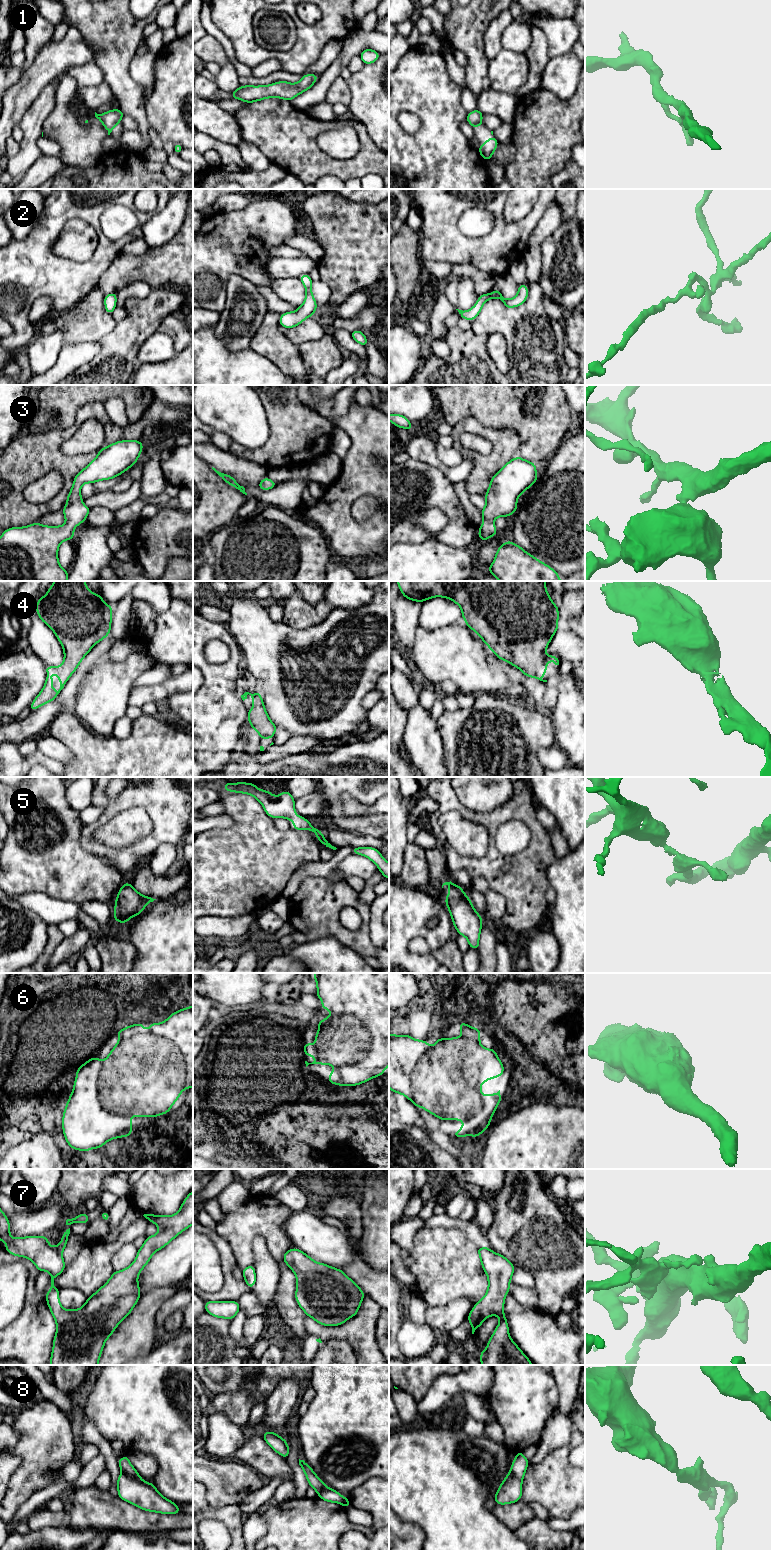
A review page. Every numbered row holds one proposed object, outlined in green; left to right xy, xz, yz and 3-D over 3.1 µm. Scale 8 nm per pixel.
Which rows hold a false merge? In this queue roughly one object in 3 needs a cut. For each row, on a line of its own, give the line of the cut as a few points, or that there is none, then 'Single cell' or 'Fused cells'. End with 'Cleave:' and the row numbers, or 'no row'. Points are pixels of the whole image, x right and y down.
1: No split. Single cell
2: No split. Single cell
3: No split. Single cell
4: No split. Single cell
5: No split. Single cell
6: No split. Single cell
7: No split. Single cell
8: Split along xy (122, 1471), (141, 1480). Fused cells
Cleave: 8

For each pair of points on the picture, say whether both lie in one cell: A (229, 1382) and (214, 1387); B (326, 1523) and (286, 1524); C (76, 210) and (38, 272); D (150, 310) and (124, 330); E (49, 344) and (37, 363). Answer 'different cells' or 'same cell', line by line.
A: same cell
B: same cell
C: same cell
D: same cell
E: same cell

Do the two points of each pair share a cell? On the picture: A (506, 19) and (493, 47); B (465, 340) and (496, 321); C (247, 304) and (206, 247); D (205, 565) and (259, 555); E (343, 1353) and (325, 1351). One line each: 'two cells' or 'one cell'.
A: one cell
B: two cells
C: two cells
D: two cells
E: one cell

